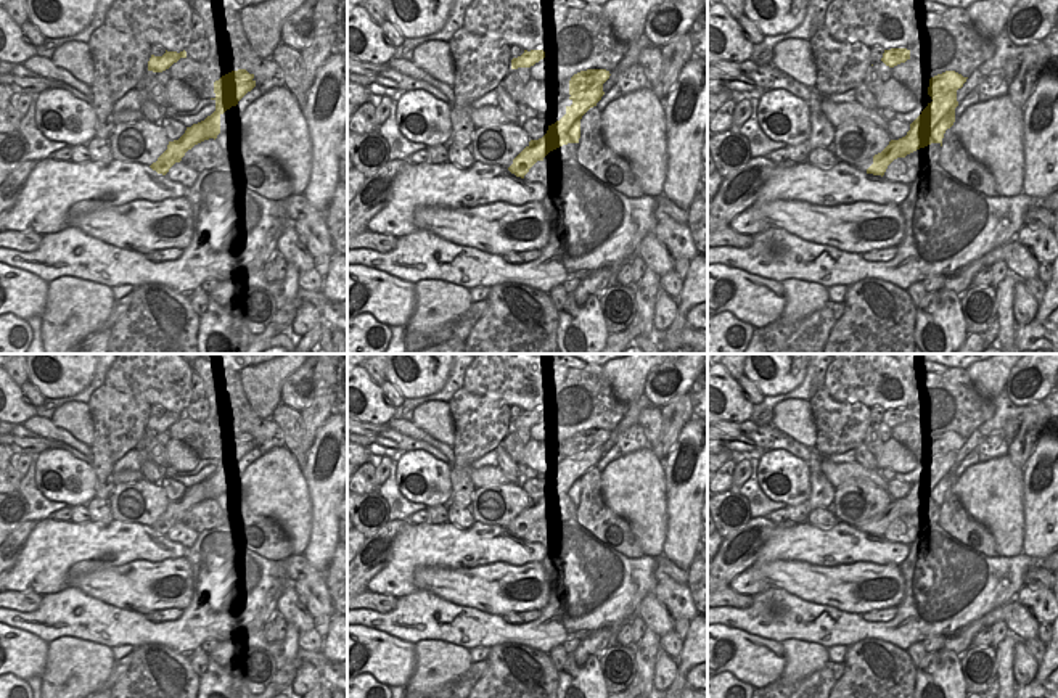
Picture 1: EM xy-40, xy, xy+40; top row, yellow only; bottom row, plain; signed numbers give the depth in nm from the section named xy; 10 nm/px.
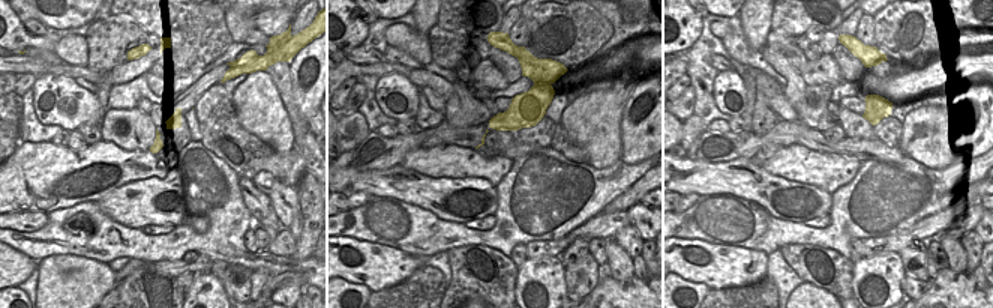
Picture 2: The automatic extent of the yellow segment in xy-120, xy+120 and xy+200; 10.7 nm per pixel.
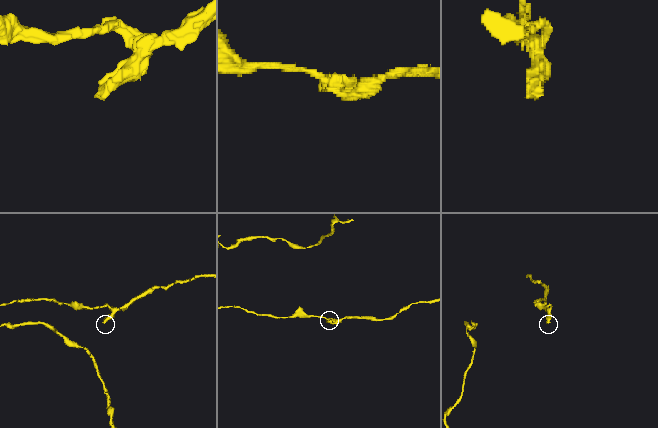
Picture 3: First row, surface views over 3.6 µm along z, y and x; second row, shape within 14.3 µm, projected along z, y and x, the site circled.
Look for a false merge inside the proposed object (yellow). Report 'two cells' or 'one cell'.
two cells

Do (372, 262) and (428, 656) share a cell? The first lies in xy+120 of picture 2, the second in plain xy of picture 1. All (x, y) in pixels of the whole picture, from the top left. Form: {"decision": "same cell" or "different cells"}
{"decision": "different cells"}

